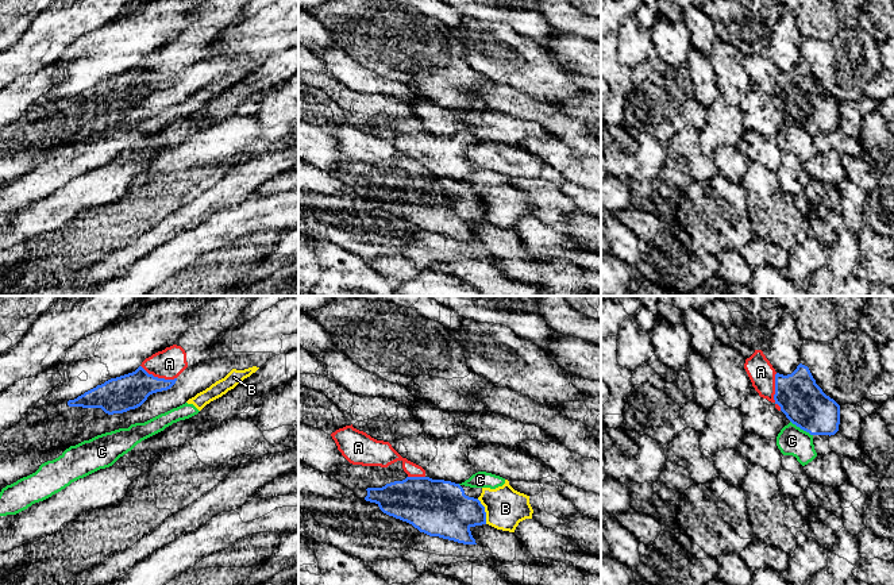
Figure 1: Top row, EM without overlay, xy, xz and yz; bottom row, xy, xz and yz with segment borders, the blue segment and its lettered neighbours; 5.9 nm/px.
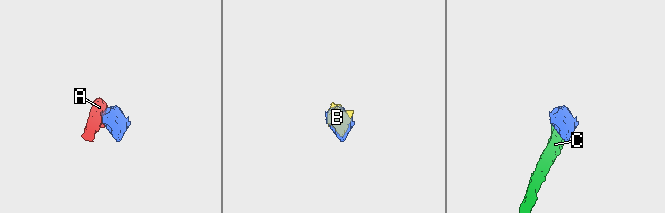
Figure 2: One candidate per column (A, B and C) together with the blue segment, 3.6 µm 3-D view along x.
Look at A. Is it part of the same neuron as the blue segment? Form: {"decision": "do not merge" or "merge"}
{"decision": "do not merge"}

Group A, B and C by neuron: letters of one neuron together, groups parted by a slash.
A / B C

